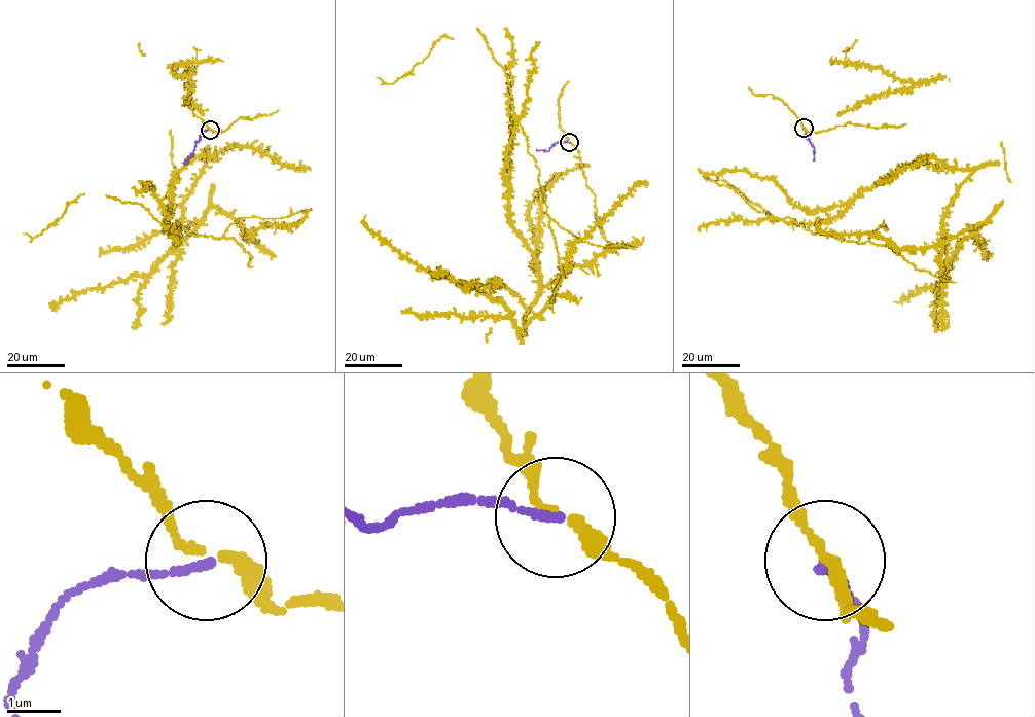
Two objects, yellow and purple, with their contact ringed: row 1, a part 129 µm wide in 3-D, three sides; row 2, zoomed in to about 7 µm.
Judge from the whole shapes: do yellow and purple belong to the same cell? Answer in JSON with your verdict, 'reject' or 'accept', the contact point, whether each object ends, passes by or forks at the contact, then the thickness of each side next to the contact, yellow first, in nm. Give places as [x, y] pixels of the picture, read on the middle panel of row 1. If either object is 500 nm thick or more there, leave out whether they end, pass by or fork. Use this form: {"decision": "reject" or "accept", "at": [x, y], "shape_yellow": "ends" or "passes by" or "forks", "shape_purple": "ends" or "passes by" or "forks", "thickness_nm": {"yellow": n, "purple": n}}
{"decision": "reject", "at": [569, 142], "shape_yellow": "passes by", "shape_purple": "ends", "thickness_nm": {"yellow": 160, "purple": 140}}

